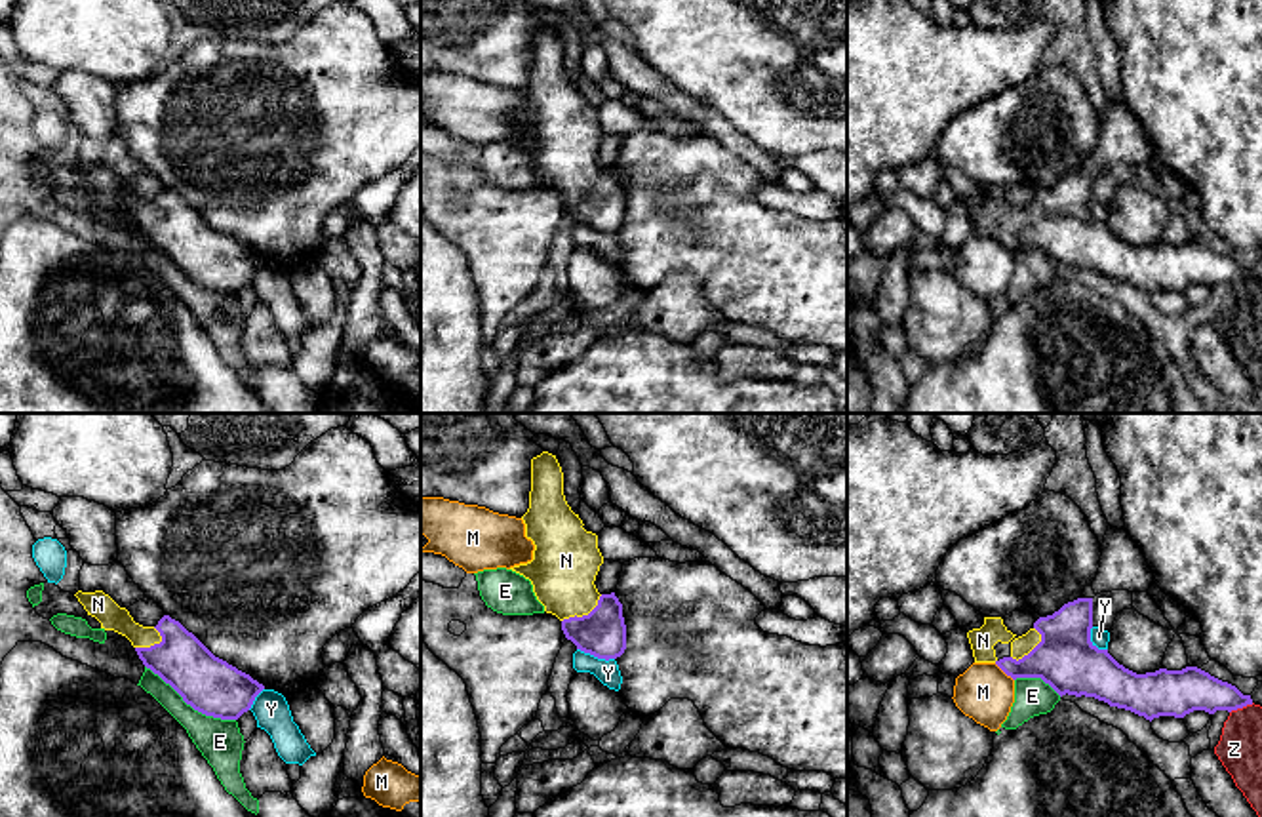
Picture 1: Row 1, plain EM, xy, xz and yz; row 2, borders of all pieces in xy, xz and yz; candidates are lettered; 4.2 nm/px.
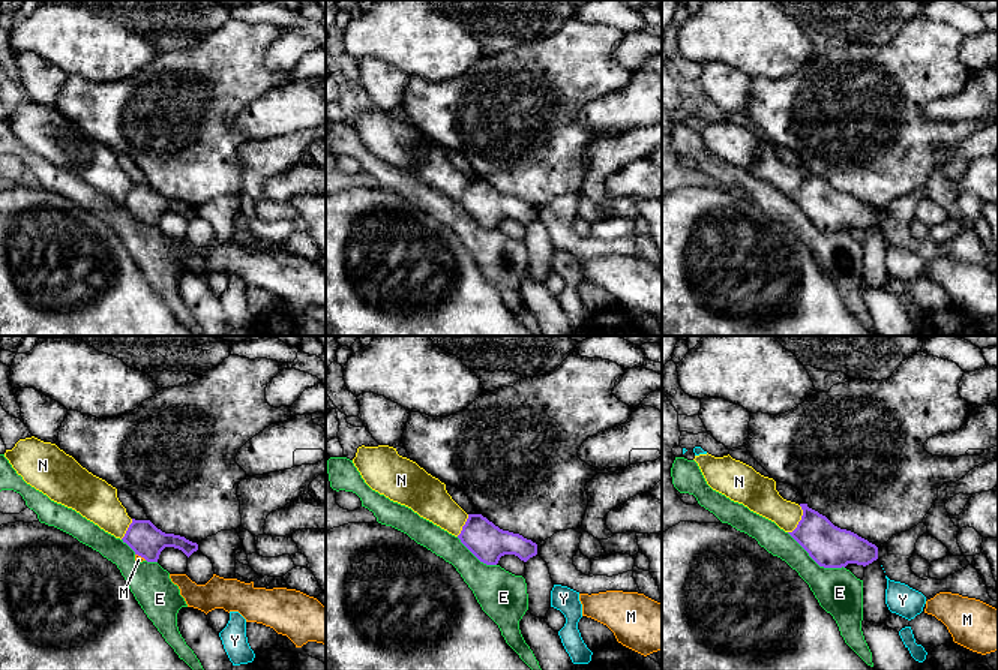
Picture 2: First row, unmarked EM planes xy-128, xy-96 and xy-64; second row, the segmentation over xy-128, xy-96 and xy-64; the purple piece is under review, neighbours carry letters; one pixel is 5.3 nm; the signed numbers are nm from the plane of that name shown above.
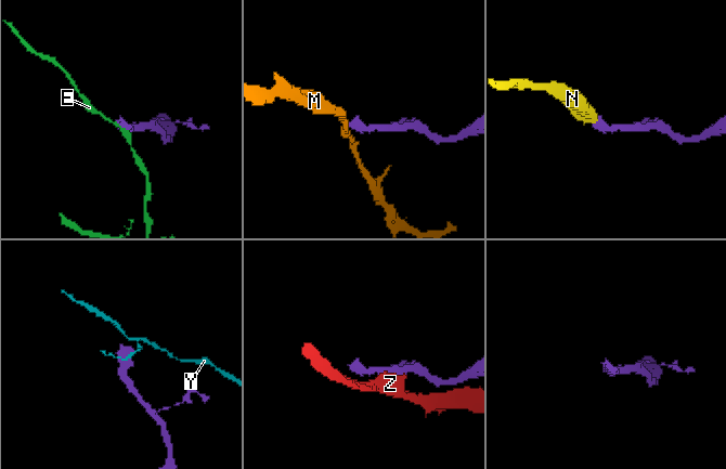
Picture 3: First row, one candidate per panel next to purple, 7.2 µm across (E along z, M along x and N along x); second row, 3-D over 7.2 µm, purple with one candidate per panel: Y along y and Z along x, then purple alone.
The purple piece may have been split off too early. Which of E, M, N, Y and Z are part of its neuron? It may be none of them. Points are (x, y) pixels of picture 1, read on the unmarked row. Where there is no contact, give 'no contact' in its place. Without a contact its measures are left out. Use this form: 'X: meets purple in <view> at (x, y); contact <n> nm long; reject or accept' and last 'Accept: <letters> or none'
E: meets purple in xy at (191, 278); contact 440 nm long; reject
M: meets purple in yz at (1004, 244); contact 120 nm long; reject
N: meets purple in xz at (583, 189); contact 200 nm long; accept
Y: meets purple in xz at (596, 229); contact 170 nm long; reject
Z: meets purple in yz at (1242, 280); contact 110 nm long; reject
Accept: N

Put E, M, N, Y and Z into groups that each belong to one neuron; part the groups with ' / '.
E / M / N / Y / Z

